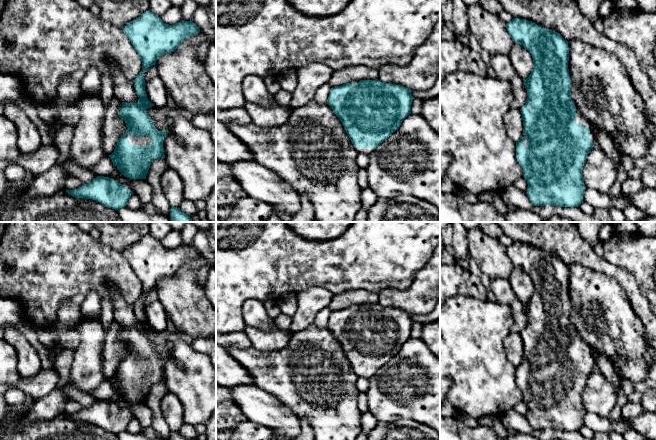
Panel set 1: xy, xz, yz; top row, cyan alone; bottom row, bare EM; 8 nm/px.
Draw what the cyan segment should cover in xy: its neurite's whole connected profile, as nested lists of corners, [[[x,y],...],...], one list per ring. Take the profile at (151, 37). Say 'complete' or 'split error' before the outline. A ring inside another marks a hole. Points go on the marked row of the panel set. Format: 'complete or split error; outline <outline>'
split error; outline [[[150,10],[121,29],[138,53],[142,71],[133,80],[138,102],[122,102],[119,117],[125,121],[127,130],[109,157],[125,177],[146,179],[151,162],[165,158],[163,140],[169,131],[158,131],[146,113],[146,109],[154,104],[147,98],[143,73],[155,65],[161,55],[174,52],[187,37],[198,34],[200,29],[191,20],[166,24]]]

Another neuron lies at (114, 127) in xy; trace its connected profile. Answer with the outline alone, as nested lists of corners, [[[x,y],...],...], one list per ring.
[[[113,96],[105,109],[103,149],[106,156],[109,156],[114,152],[119,138],[127,130],[125,121],[119,117],[121,108],[122,102]]]

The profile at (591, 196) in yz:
[[[592,188],[585,189],[583,201],[590,204],[594,209],[617,208],[619,210],[624,210],[628,205],[632,204],[623,193],[616,198],[611,198],[608,194],[600,193]]]

